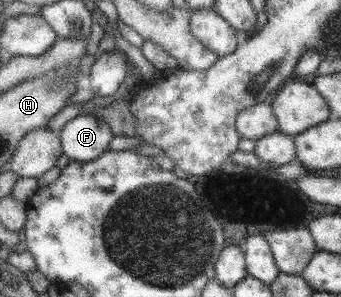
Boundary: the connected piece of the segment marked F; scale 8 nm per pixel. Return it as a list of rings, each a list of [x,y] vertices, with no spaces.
[[[78,115],[68,120],[59,136],[62,154],[79,162],[89,162],[110,147],[112,133],[103,119]]]

